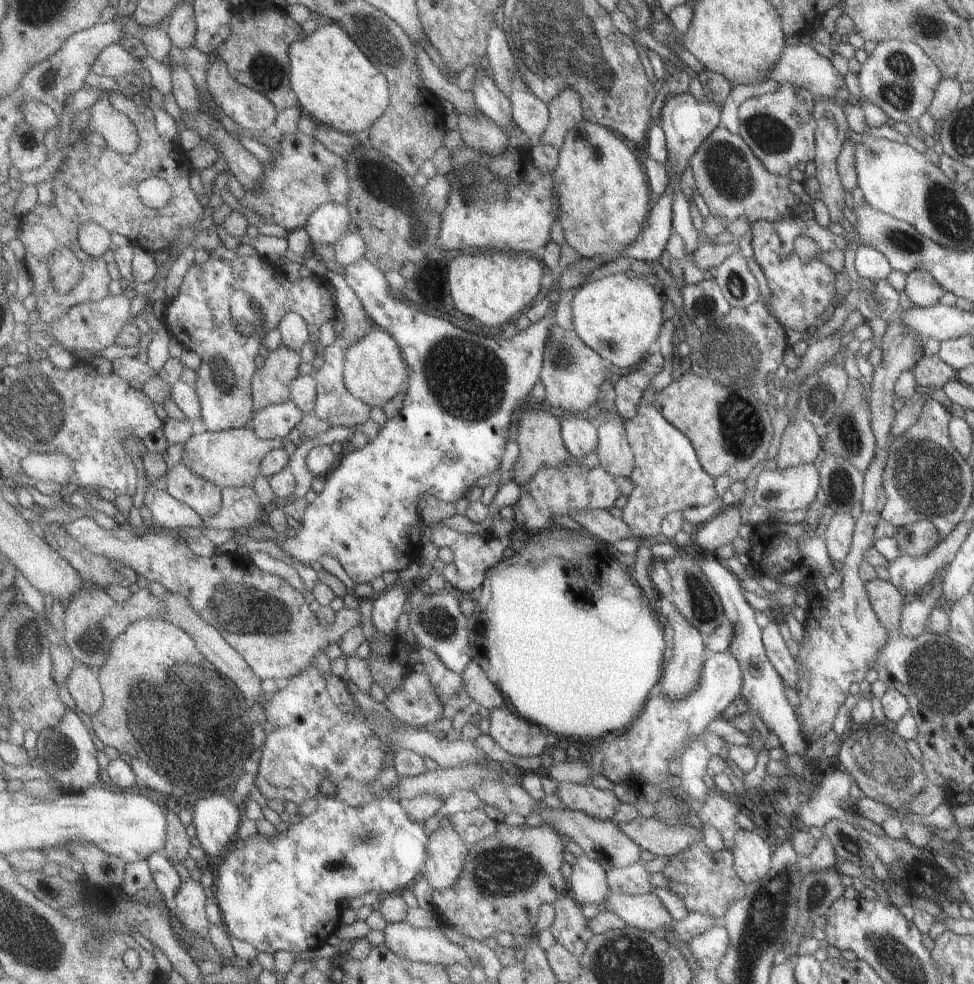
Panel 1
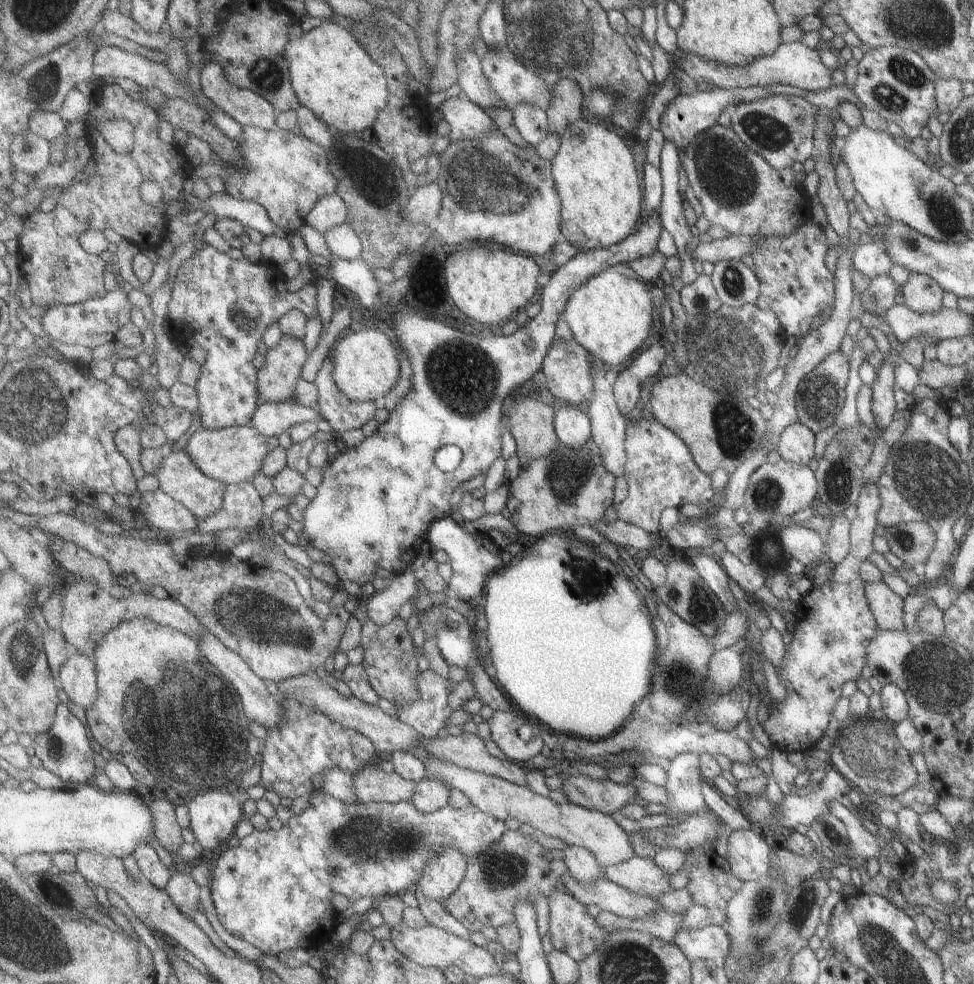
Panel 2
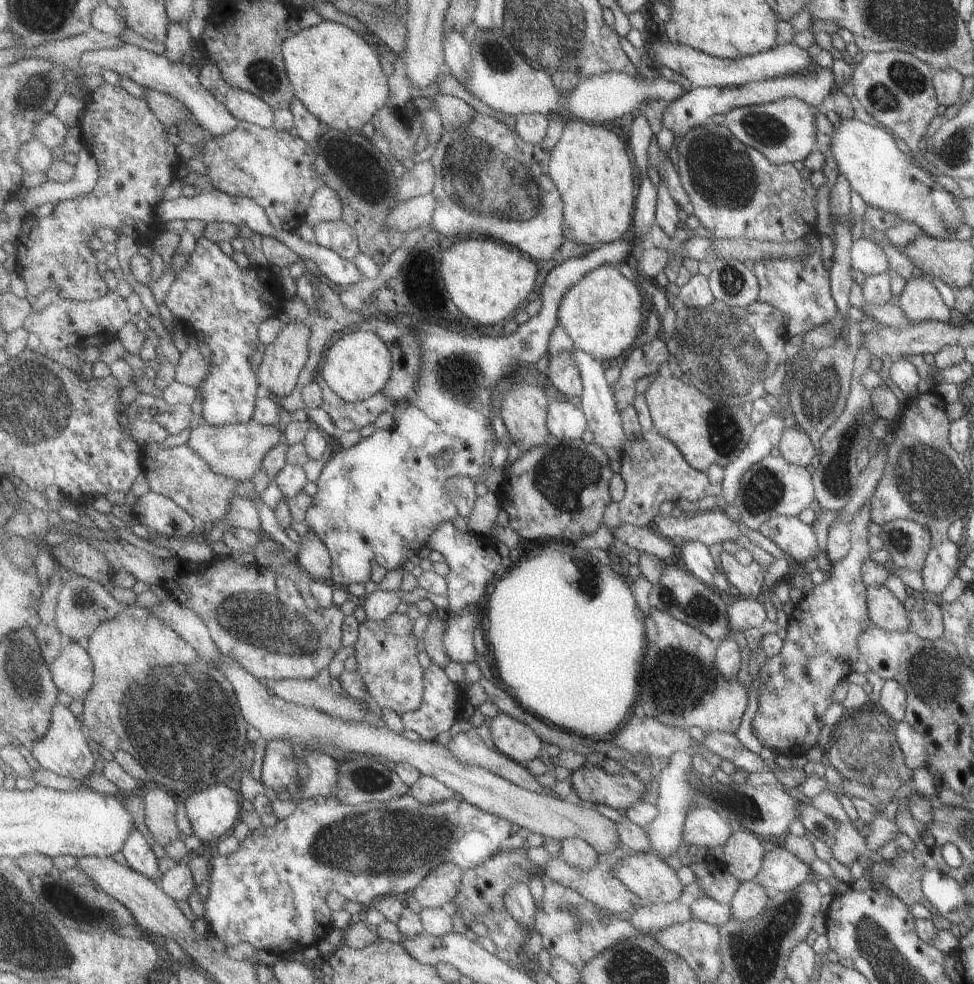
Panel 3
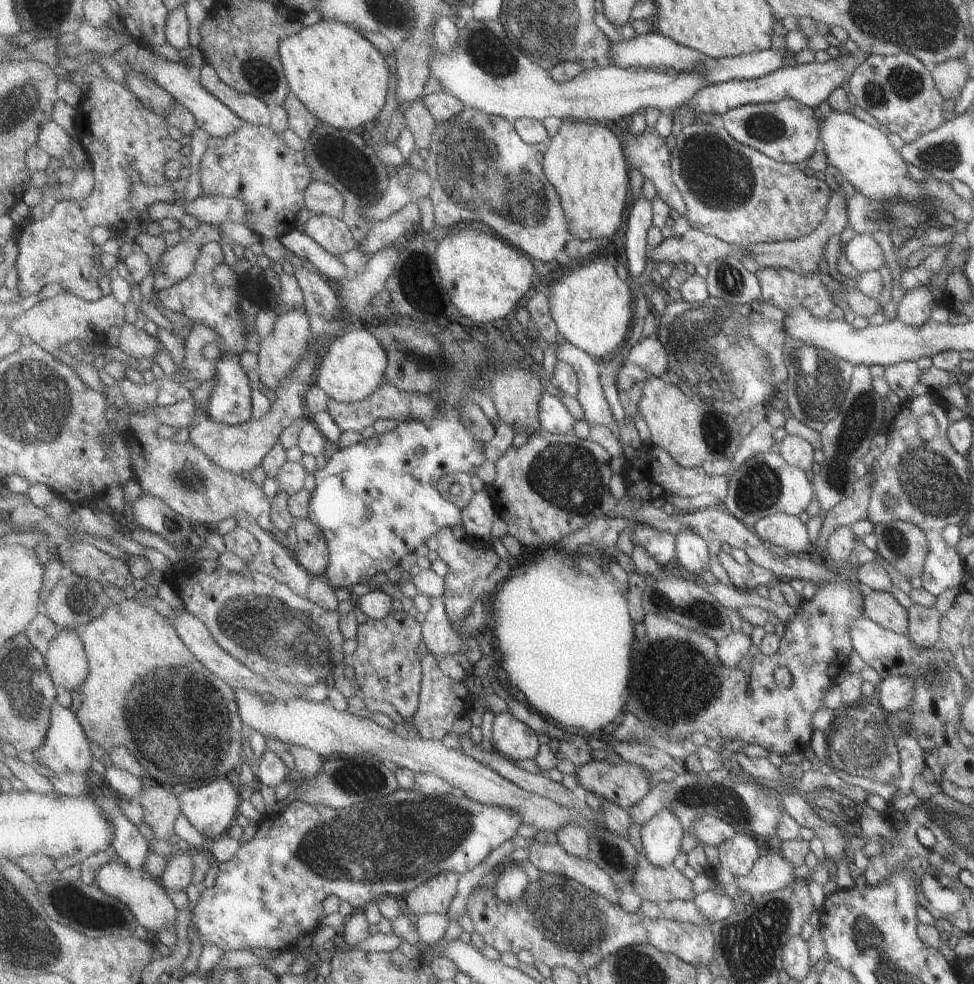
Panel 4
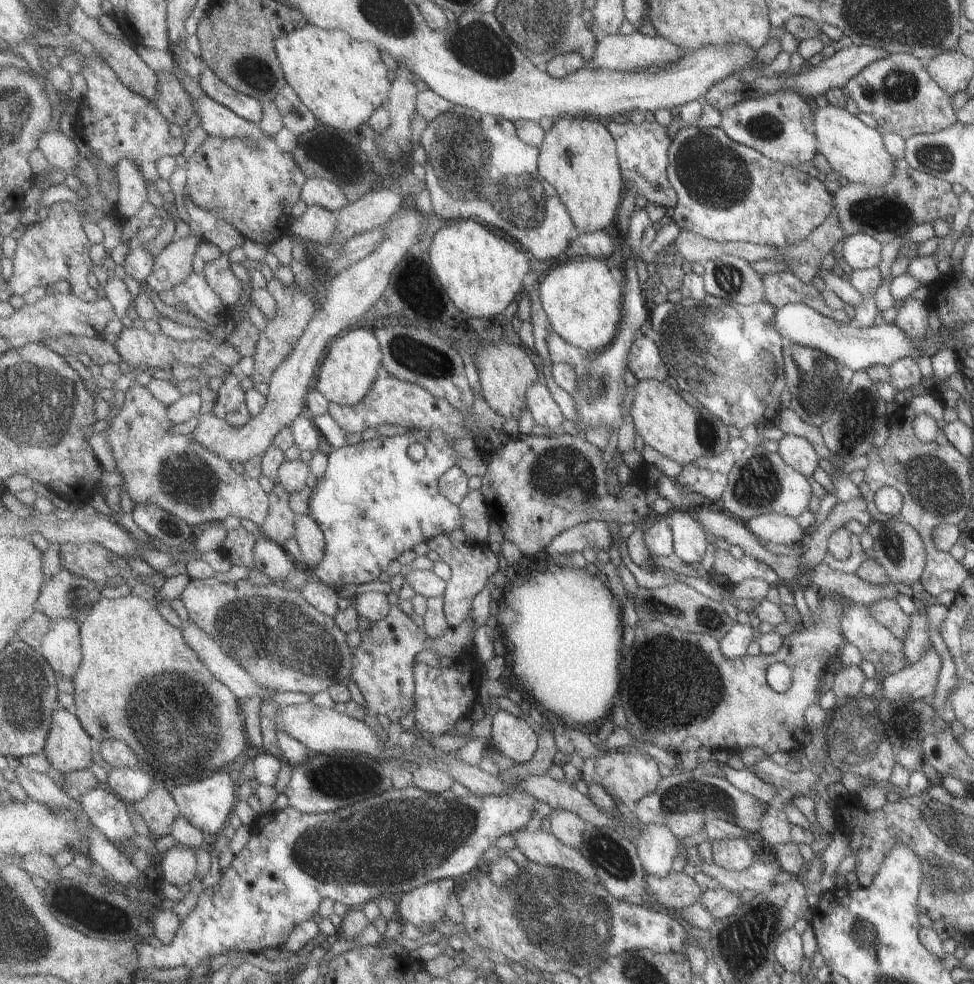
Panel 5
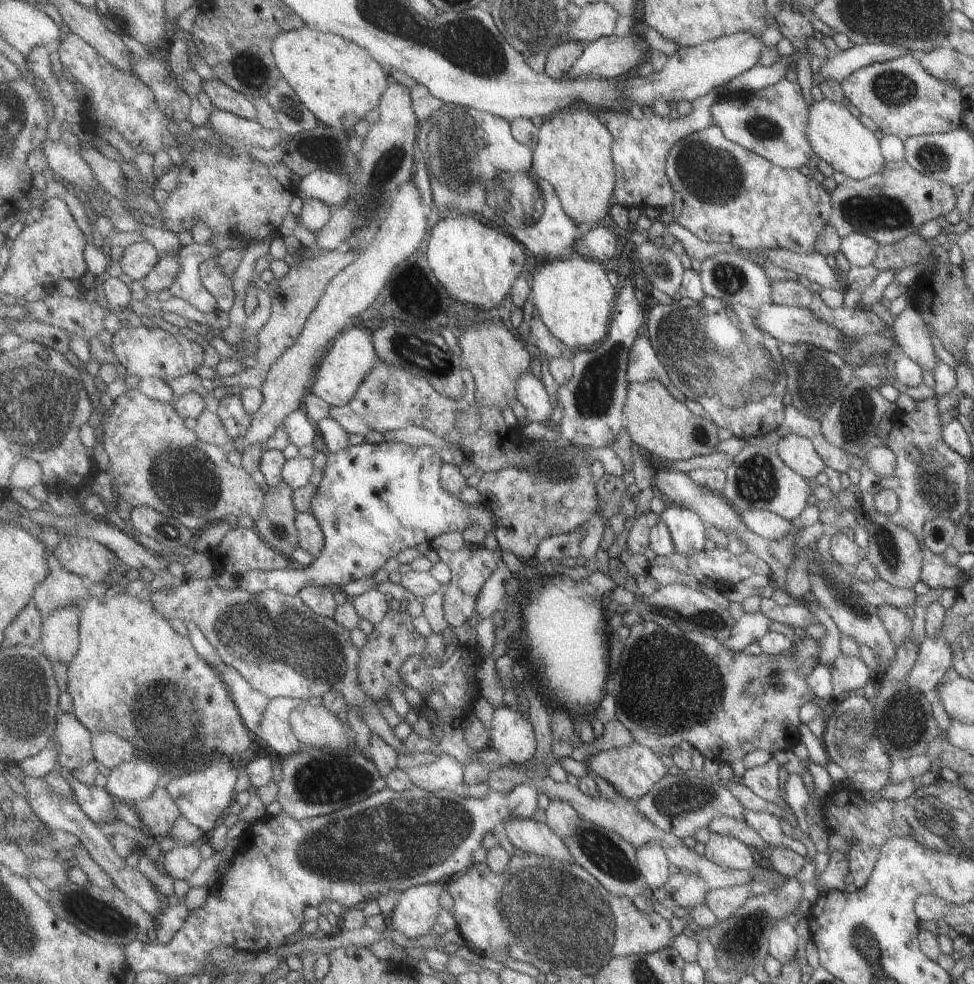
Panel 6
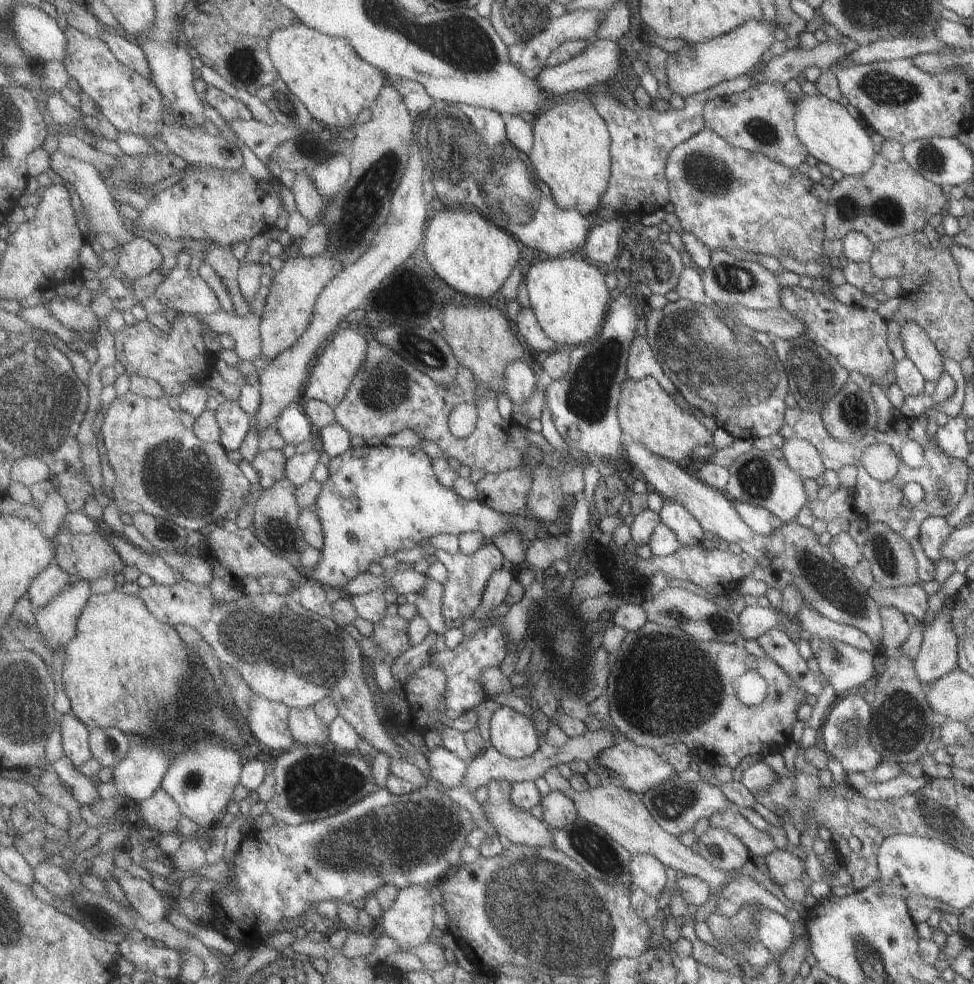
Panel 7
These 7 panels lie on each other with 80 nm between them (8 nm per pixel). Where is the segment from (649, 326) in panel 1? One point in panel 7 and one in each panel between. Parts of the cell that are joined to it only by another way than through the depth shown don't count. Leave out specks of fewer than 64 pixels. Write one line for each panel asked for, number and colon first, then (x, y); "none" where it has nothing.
2: (612, 316)
3: (603, 313)
4: (592, 307)
5: (585, 305)
6: (574, 298)
7: (568, 293)

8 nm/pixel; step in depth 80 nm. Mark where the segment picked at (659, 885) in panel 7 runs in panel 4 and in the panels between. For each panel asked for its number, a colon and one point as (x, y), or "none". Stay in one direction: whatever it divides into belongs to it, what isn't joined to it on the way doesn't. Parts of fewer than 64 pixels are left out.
4: (661, 837)
5: (658, 845)
6: (653, 862)

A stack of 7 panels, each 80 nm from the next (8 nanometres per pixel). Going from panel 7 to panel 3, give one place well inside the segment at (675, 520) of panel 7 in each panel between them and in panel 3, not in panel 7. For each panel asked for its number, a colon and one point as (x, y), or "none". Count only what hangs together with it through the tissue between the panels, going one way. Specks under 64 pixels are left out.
3: (696, 556)
4: (692, 551)
5: (690, 543)
6: (688, 530)

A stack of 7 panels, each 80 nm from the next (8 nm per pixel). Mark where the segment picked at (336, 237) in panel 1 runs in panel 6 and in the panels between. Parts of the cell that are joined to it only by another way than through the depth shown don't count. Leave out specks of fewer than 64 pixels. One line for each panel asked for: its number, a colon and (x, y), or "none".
2: (331, 211)
3: (326, 206)
4: (322, 198)
5: (325, 193)
6: (331, 188)

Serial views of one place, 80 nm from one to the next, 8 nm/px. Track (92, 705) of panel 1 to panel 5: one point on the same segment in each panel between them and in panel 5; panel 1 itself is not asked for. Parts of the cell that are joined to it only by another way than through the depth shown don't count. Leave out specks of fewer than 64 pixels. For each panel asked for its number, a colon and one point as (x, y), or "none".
2: (78, 675)
3: (73, 670)
4: (67, 661)
5: (62, 646)

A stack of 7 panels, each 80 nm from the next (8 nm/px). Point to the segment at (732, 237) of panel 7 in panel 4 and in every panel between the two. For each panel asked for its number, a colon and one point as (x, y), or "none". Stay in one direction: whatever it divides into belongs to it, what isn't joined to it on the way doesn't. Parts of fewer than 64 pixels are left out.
4: (733, 191)
5: (728, 191)
6: (725, 192)

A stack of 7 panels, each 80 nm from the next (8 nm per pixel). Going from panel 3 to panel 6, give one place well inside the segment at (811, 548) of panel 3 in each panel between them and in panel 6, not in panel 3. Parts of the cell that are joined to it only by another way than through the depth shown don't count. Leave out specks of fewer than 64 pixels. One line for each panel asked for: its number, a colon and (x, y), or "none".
4: (787, 531)
5: (777, 528)
6: (767, 524)

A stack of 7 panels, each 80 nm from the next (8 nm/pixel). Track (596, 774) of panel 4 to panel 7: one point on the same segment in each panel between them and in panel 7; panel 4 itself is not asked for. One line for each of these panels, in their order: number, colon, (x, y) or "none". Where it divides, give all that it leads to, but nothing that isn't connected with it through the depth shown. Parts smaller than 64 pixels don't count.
5: (629, 776)
6: (633, 770)
7: (638, 768)

